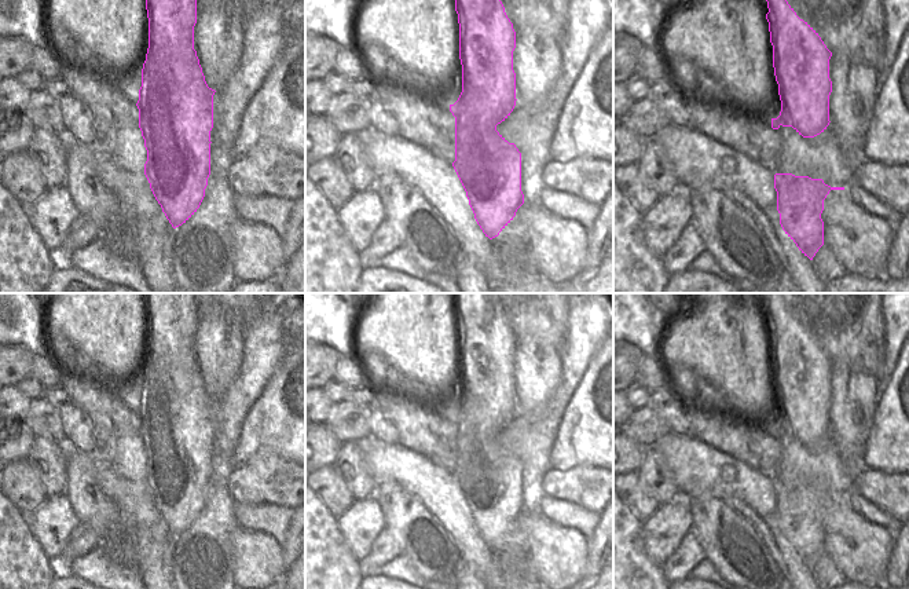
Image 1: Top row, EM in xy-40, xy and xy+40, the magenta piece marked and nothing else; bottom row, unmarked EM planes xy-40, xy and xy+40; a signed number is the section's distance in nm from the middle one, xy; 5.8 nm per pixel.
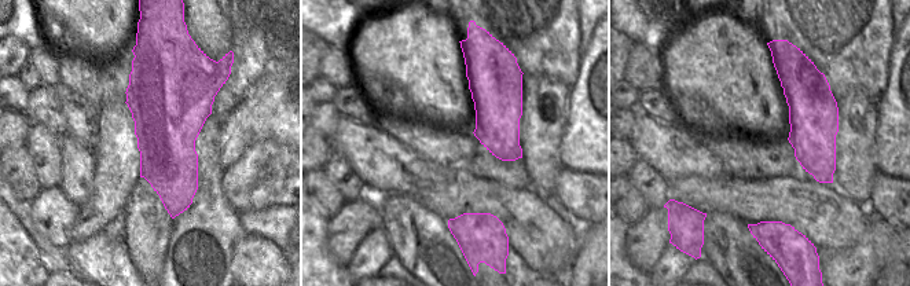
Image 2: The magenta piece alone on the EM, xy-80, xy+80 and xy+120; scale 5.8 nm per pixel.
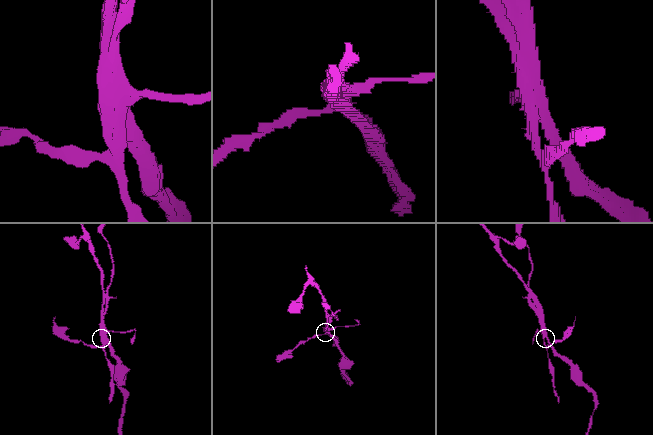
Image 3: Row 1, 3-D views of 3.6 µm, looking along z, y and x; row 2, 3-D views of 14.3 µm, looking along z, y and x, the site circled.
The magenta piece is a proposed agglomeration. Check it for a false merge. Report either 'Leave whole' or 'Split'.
Split

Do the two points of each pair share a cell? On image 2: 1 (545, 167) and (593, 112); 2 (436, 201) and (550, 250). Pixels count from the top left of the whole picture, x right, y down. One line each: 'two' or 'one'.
1: two
2: one

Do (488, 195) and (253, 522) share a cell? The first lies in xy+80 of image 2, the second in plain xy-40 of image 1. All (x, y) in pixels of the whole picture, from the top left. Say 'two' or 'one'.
two

